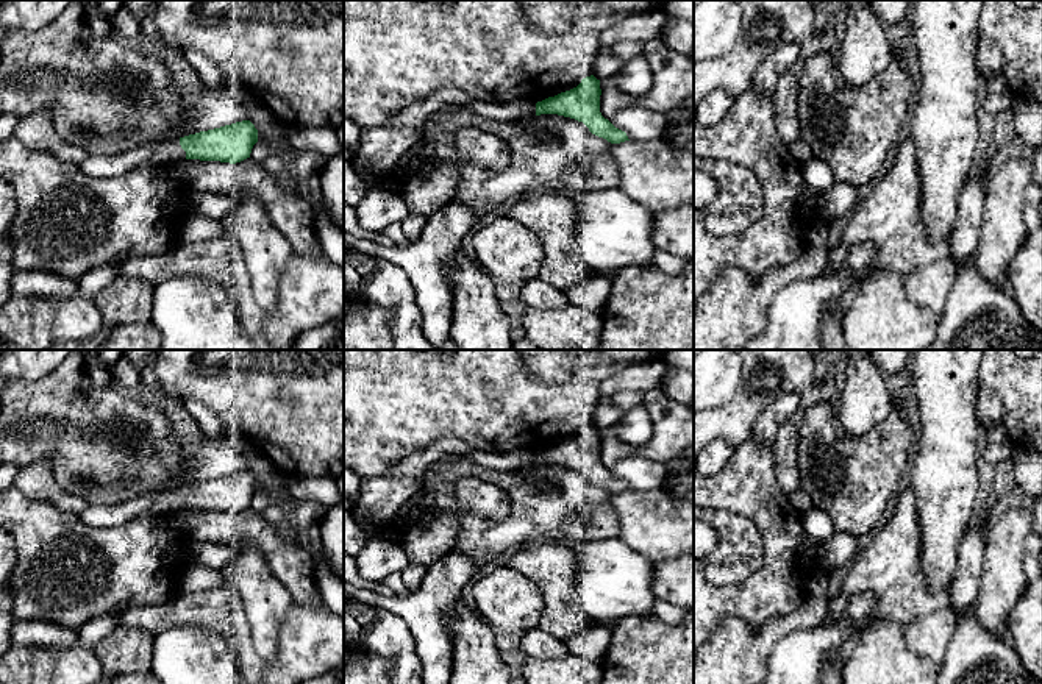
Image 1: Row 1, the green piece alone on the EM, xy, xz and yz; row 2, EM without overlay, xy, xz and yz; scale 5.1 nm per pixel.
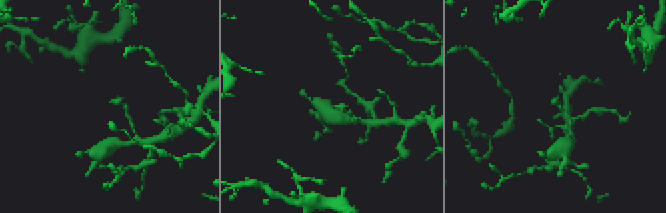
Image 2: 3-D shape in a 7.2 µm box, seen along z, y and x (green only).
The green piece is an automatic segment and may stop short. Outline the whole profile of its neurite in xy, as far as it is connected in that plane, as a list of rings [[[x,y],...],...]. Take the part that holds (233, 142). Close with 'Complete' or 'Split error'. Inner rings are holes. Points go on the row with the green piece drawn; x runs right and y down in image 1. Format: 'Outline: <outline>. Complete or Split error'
Outline: [[[250,120],[200,131],[180,139],[145,142],[120,155],[89,155],[78,166],[94,178],[114,178],[142,166],[173,164],[184,159],[236,164],[250,158],[258,130]]]. Split error

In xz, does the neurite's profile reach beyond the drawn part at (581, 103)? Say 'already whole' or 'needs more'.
needs more

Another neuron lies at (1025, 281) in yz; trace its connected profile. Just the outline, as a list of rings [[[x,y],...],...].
[[[1042,220],[1036,231],[1026,231],[1014,256],[1008,287],[1026,322],[1042,333]]]

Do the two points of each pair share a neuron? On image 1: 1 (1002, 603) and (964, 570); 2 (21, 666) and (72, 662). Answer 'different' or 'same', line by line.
1: different
2: same

